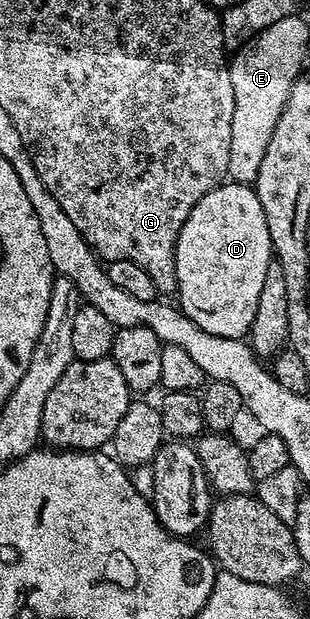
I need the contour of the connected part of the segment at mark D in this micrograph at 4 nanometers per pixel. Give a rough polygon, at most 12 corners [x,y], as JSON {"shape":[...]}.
{"shape":[[226,181],[177,238],[176,302],[245,339],[273,242],[256,190]]}

